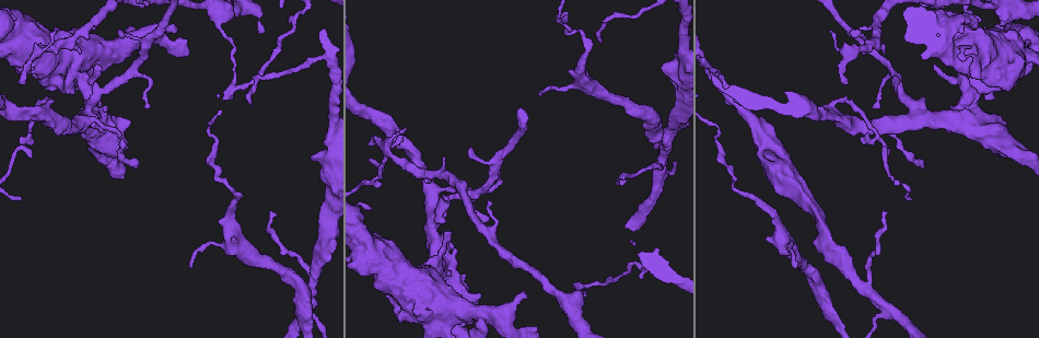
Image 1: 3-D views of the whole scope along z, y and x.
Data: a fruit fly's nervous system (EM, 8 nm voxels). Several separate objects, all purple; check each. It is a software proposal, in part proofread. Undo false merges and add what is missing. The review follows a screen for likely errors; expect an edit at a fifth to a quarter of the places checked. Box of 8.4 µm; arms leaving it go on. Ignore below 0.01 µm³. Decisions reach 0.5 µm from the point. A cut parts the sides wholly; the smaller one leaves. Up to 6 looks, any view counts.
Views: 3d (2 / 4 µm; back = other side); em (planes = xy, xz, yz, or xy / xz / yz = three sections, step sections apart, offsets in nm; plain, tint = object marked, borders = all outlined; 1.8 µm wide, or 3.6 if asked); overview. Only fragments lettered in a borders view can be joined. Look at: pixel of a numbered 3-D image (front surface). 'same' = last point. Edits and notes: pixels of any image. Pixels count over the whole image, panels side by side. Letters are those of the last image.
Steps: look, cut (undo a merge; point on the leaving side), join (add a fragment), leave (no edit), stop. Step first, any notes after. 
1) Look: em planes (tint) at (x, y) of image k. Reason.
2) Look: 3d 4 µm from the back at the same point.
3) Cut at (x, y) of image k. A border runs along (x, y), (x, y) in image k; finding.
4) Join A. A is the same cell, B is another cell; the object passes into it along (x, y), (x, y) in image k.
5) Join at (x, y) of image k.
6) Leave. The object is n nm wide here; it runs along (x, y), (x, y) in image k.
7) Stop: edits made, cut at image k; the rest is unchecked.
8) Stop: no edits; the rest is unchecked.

Look: em planes (borders) at (572, 283) of image 1. Thin end.

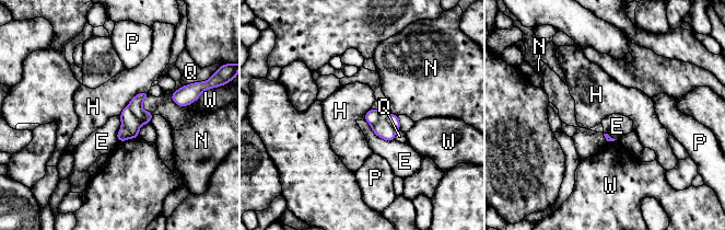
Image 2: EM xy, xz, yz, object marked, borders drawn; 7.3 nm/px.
Cut at (130, 125) of image 2. E, H, N, P, Q and W are other cells; a border runs along (127, 106), (138, 118), (143, 116) in image 2; two neurons meet here.

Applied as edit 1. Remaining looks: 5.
Look: em yz step 16 (tint) at (53, 78) of image 1. Closes a loop.

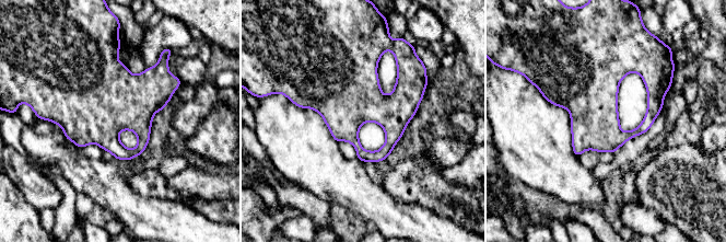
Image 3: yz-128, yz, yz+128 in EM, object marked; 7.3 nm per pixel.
Look: em xy step 16 (borders) at the same point.

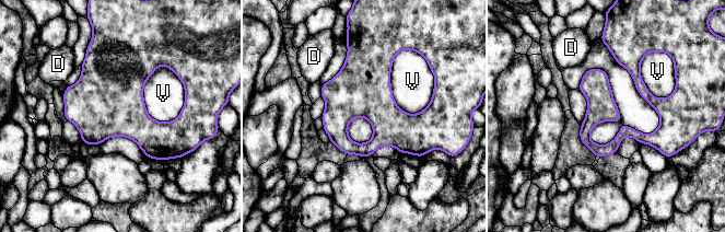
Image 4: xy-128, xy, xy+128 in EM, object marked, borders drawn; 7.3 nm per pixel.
Leave. D and V are other cells; a border runs along (159, 65), (143, 102), (167, 123) in image 4; one neuron here.

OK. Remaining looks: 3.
Look: 3d 2 µm at (20, 197) of image 1. Free end.

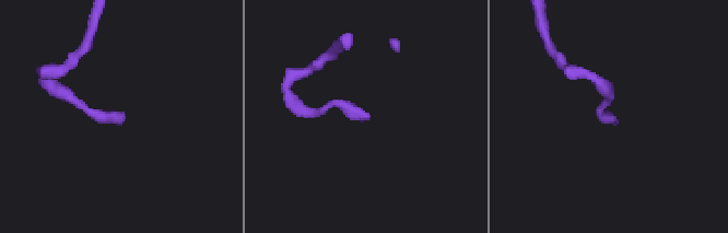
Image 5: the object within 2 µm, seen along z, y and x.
Look: em planes (plain) at (614, 121) of image 5.

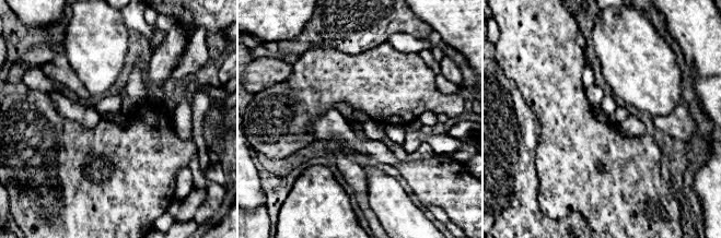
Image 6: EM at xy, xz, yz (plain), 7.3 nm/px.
Look: em planes (borders) at the same point.

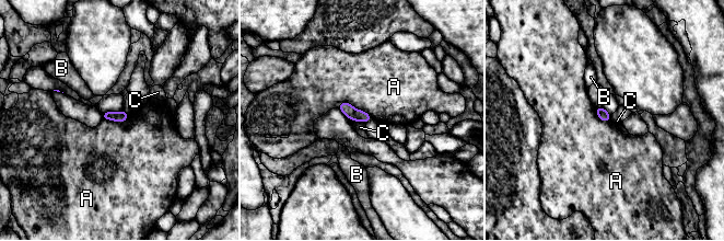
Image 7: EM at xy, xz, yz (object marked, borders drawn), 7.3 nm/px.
Leave. A, B and C are other cells; a border runs along (338, 105), (348, 102), (372, 117) in image 7; none of them fits.

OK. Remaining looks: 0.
Stop: edits made, cut at image 2; the rest is unchecked.

